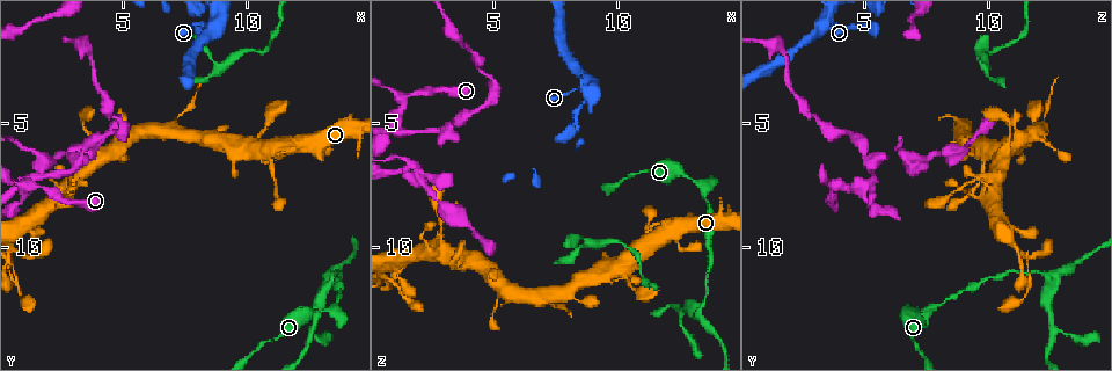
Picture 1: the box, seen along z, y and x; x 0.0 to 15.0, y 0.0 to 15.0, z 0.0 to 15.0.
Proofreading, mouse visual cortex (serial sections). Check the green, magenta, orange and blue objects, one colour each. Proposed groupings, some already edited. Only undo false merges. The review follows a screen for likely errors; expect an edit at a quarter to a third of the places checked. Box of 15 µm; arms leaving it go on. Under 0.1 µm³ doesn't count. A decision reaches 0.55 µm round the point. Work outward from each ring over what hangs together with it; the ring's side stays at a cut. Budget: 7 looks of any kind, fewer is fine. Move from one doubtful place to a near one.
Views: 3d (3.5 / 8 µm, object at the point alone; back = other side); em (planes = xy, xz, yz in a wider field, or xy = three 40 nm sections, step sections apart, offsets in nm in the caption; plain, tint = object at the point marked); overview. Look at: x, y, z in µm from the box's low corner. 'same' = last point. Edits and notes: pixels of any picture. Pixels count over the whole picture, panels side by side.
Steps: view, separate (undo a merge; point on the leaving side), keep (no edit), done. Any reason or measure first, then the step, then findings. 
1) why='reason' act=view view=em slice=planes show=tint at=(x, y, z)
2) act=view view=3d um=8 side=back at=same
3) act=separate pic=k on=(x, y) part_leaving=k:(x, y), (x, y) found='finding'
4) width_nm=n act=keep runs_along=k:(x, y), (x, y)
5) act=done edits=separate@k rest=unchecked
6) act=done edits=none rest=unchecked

act=view view=3d um=3.5 at=(13.2, 12.4, 7.4)

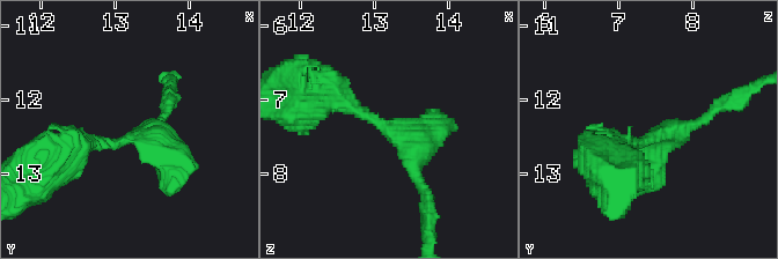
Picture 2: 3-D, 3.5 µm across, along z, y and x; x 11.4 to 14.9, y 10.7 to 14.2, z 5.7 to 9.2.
why='shape alone is not enough' act=view view=em slice=xy step=2 show=tint at=(13.25, 12.50, 7.45)

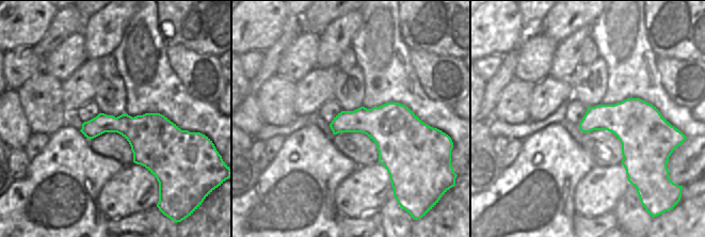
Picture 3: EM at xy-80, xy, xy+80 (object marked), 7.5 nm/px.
act=keep runs_along=2:(327, 89), (411, 152), (423, 193) found='continuous, no second cell'

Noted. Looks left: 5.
why='sudden change in width' act=view view=3d um=8 at=(13.6, 11.1, 12.2)

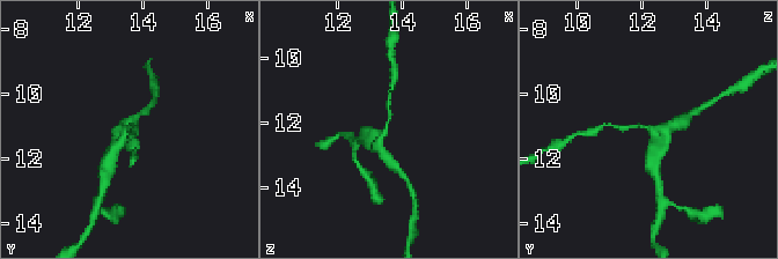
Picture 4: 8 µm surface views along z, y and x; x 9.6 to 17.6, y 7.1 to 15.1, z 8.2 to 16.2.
arms=3 arm_widths_nm=150,300,350 why='shape alone is not enough' act=view view=em slice=xy step=5 show=tint at=(13.5, 11.1, 12.2)

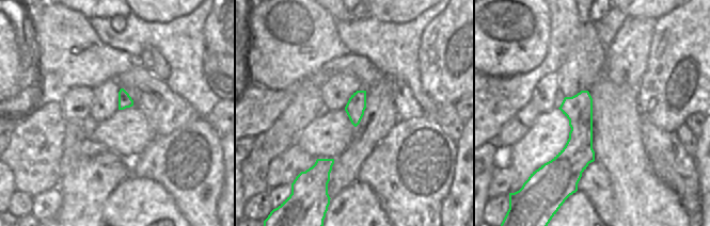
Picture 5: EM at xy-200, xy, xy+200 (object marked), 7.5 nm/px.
act=keep runs_along=4:(617, 126), (648, 127), (651, 156) found='continuous, no second cell'

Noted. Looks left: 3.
why='thick turns thin' act=view view=em slice=planes show=tint at=(12.7, 13.3, 12.6)

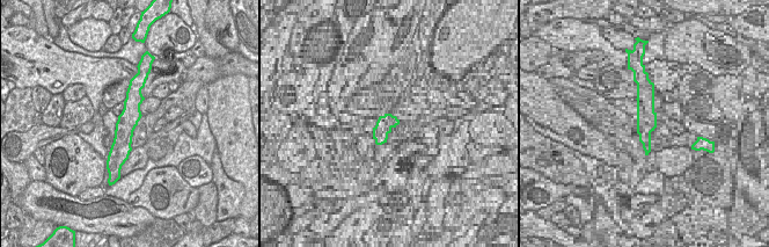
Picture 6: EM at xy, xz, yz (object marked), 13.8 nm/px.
act=view view=3d um=3.5 at=same

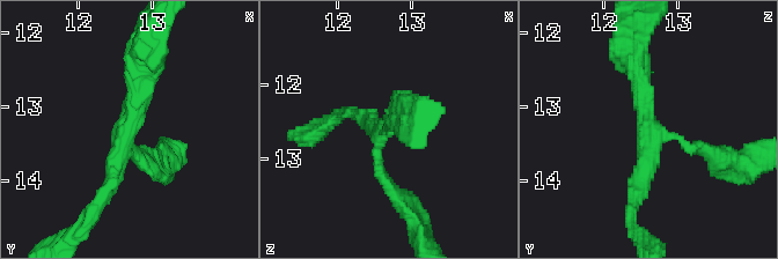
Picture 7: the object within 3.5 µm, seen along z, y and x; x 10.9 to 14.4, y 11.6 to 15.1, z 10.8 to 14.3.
width_nm=280 act=keep runs_along=7:(631, 56), (652, 131), (712, 155) found='one cell here'

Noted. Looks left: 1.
act=done edits=none rest=unchecked

